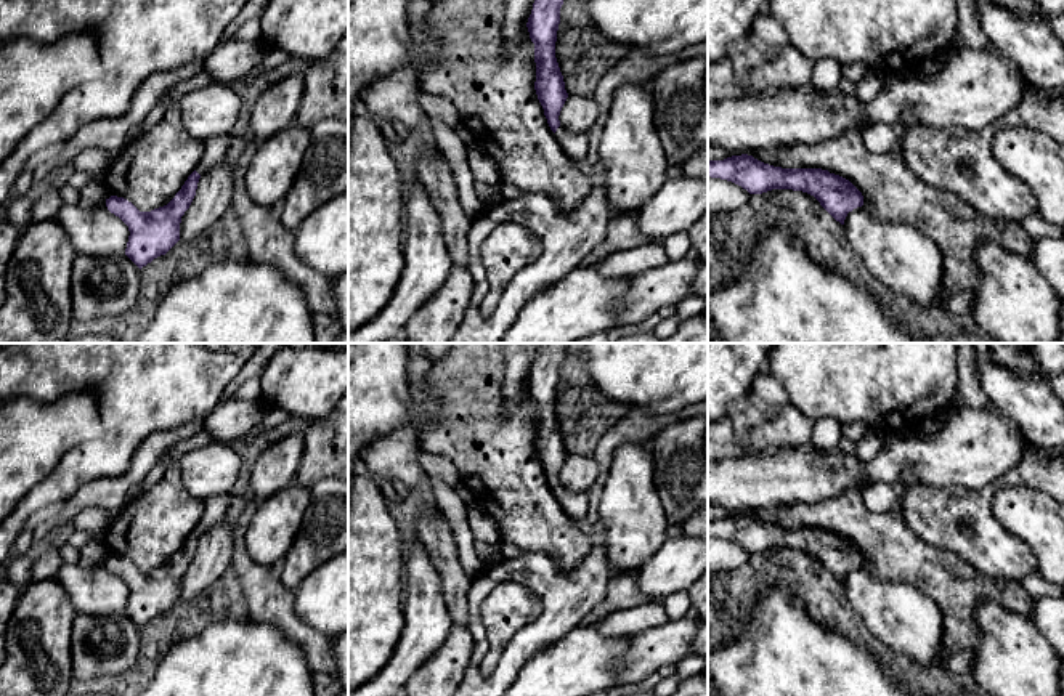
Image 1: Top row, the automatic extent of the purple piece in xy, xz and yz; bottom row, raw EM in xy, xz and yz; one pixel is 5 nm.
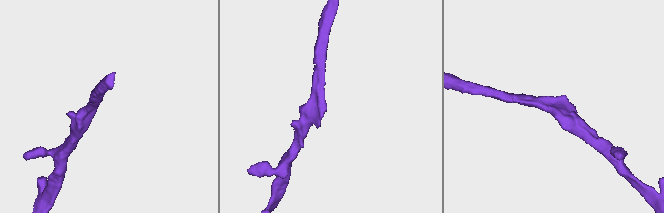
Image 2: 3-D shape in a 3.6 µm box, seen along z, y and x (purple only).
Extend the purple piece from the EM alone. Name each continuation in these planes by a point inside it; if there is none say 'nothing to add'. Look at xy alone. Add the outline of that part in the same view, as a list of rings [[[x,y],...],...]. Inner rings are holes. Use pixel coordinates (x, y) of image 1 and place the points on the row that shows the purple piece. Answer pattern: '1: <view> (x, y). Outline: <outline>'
1: xy (215, 148). Outline: [[[212,136],[204,141],[204,154],[196,167],[196,172],[202,176],[215,165],[221,164],[226,157],[229,136]]]

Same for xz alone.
1: xz (576, 145). Outline: [[[560,125],[555,136],[570,159],[579,162],[586,157],[591,141],[587,133],[570,133]]]

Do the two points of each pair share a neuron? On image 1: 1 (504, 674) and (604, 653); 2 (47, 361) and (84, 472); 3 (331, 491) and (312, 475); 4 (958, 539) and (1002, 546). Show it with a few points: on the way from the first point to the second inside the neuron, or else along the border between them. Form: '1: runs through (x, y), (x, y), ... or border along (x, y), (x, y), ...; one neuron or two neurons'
1: border along (548, 645), (514, 679); two neurons
2: runs through (82, 364), (113, 395), (113, 437); one neuron
3: border along (331, 477), (321, 478), (310, 488); two neurons
4: runs through (970, 544), (990, 546); one neuron

